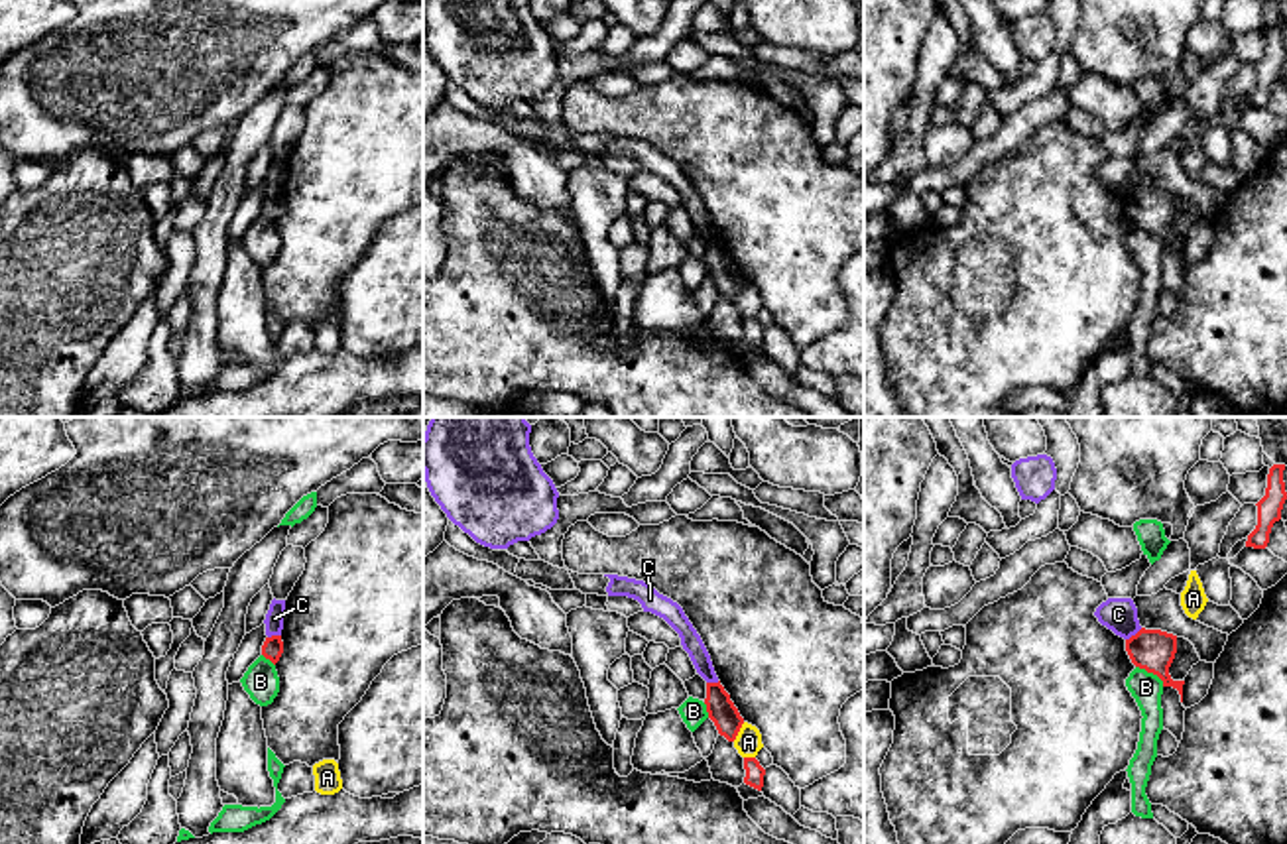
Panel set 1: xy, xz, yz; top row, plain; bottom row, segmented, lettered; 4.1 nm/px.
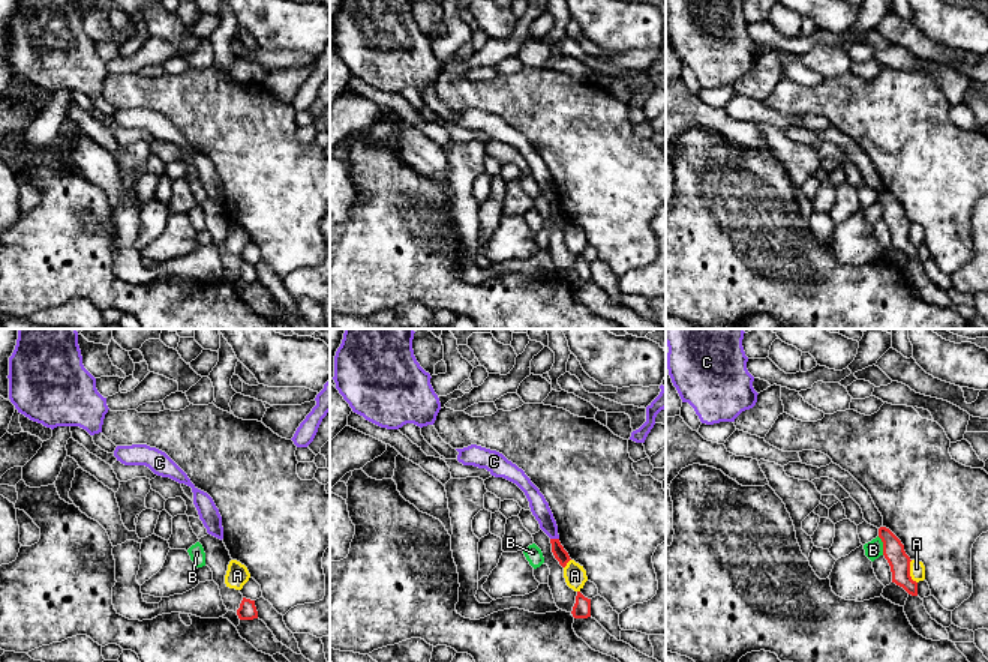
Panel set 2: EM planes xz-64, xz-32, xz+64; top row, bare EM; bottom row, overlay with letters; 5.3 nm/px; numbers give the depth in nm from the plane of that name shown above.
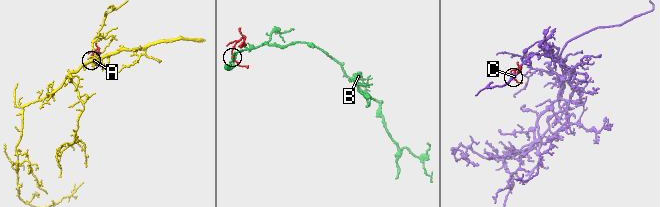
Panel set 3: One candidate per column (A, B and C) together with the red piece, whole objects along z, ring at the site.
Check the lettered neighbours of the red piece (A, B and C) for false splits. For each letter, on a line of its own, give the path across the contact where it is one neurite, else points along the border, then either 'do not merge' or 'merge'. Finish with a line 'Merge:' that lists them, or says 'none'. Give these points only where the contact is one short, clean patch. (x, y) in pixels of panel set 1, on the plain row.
A: border along xz (744, 282), (733, 300); do not merge
B: border along yz (1136, 225), (1152, 231), (1164, 244); do not merge
C: border along yz (1142, 187), (1126, 199); do not merge
Merge: none

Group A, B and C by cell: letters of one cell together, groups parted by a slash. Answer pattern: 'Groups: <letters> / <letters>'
Groups: A / B / C

